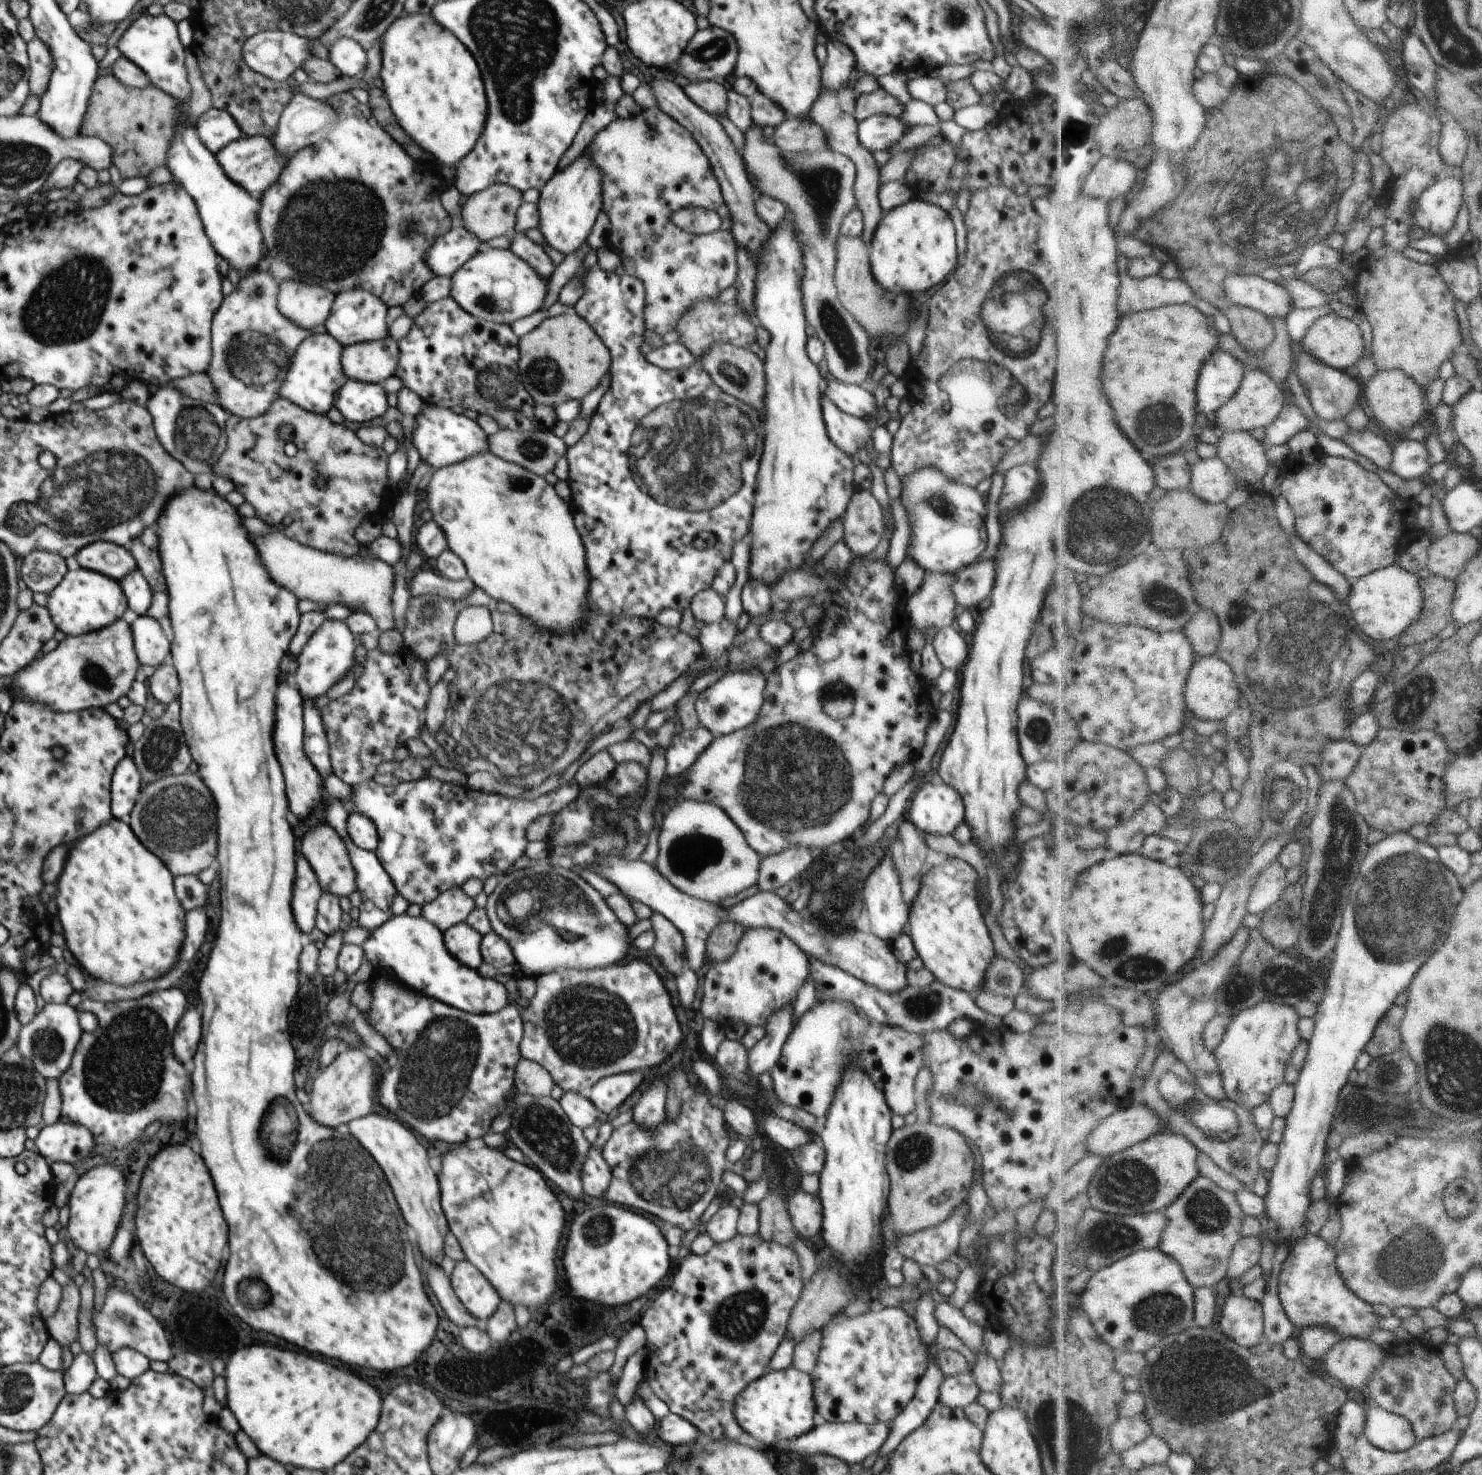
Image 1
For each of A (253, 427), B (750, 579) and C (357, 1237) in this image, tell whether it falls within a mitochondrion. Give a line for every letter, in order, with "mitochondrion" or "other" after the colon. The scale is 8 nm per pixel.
A: other
B: other
C: mitochondrion

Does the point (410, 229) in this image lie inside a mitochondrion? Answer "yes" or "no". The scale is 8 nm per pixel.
yes

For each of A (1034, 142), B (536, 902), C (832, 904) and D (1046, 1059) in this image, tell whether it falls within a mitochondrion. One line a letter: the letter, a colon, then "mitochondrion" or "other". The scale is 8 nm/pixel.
A: other
B: mitochondrion
C: mitochondrion
D: other

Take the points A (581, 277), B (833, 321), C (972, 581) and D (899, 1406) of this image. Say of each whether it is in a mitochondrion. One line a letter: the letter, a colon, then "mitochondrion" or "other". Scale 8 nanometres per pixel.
A: other
B: mitochondrion
C: mitochondrion
D: other

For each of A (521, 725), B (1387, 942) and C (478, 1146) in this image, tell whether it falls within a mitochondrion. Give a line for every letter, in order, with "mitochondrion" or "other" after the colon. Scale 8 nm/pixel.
A: mitochondrion
B: mitochondrion
C: other

